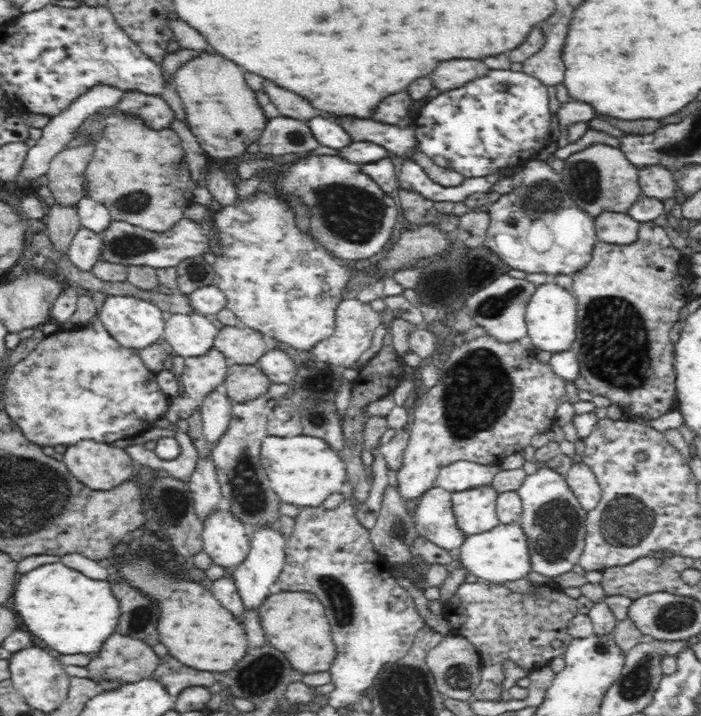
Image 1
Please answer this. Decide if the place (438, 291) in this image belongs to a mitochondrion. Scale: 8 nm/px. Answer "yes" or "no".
no

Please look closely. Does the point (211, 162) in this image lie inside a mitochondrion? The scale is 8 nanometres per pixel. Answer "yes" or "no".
no

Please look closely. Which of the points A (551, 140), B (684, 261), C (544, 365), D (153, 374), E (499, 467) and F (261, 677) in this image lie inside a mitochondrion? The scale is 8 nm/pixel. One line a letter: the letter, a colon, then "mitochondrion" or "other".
A: other
B: other
C: other
D: other
E: other
F: mitochondrion

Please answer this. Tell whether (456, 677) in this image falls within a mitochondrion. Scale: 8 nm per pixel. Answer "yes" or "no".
yes

